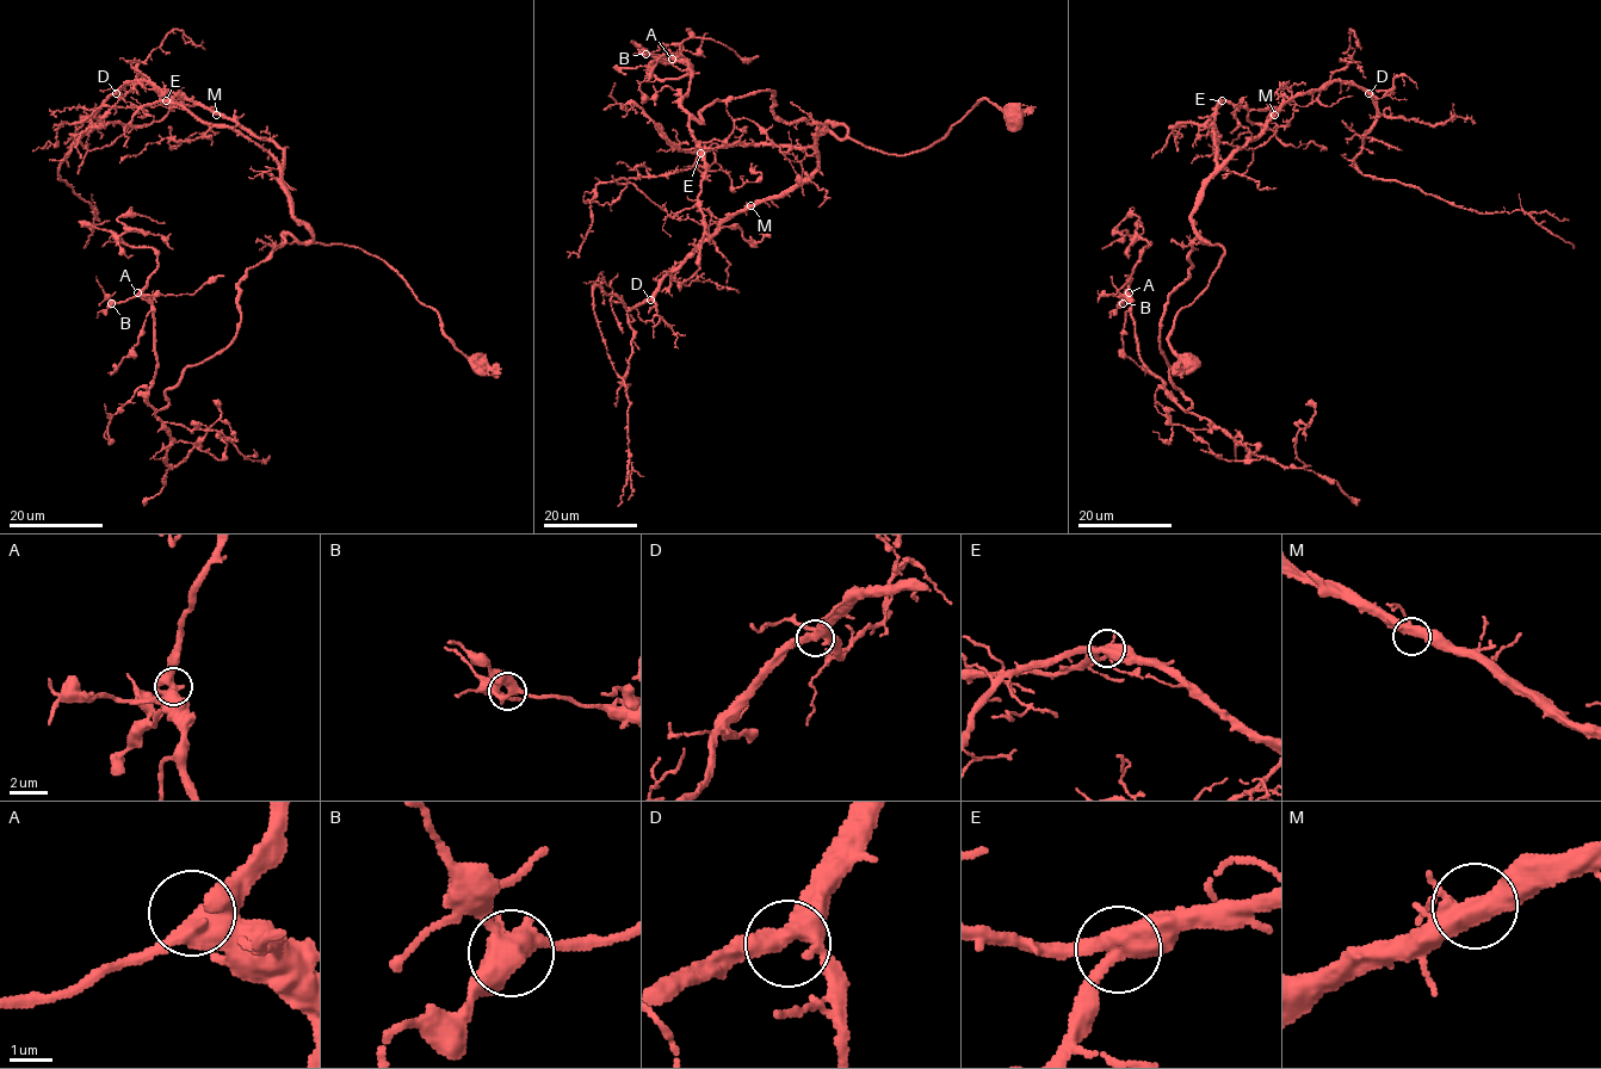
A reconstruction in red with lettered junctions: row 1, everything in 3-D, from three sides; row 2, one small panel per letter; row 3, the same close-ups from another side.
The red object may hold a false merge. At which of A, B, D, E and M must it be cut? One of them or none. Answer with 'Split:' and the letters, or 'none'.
Split: none

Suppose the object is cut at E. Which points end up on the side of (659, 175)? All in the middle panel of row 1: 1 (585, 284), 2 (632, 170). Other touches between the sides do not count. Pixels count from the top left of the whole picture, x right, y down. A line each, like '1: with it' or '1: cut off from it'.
1: cut off from it
2: with it

